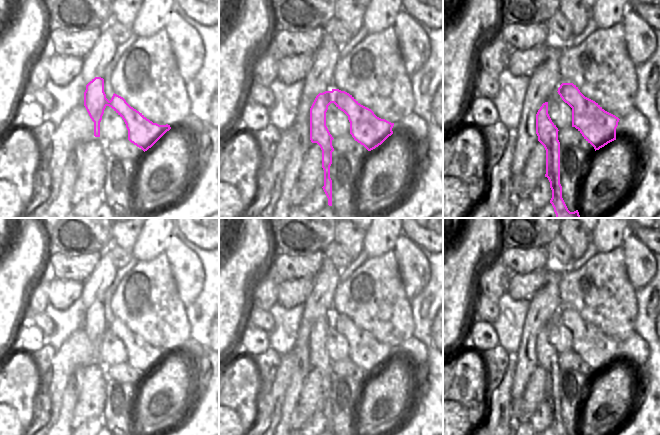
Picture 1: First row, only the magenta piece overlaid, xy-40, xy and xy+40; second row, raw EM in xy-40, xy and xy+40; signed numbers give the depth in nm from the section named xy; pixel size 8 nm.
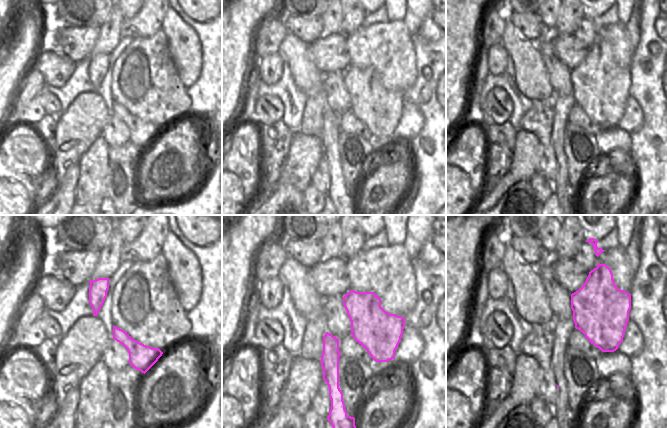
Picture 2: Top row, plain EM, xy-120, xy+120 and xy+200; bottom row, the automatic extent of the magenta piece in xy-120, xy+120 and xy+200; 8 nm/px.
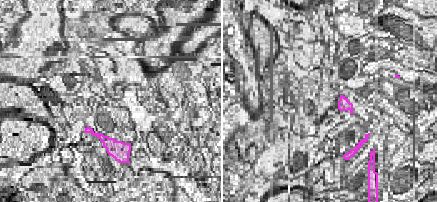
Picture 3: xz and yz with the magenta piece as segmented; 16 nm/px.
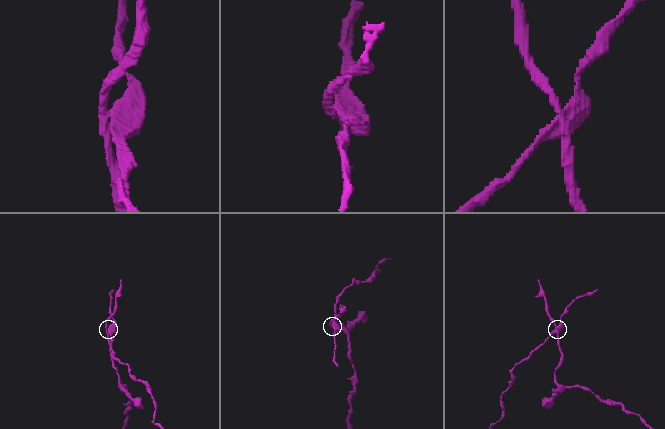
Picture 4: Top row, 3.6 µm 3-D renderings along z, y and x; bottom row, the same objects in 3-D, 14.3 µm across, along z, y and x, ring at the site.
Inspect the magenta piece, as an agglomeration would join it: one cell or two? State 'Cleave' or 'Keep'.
Cleave.

